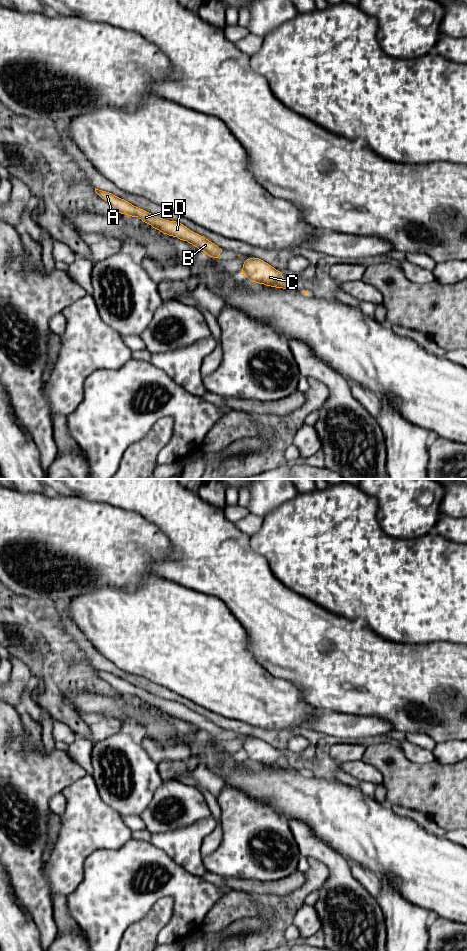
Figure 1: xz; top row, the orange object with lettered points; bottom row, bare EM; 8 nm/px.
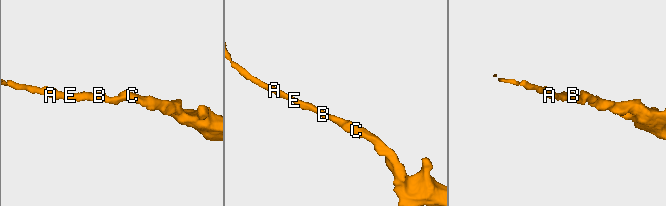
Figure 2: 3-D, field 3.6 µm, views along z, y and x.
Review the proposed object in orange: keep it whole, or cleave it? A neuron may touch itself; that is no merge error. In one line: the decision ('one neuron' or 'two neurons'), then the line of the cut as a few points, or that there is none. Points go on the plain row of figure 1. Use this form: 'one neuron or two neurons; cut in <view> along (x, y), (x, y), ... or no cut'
one neuron; no cut

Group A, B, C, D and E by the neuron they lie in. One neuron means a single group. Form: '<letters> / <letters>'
A B C D E

